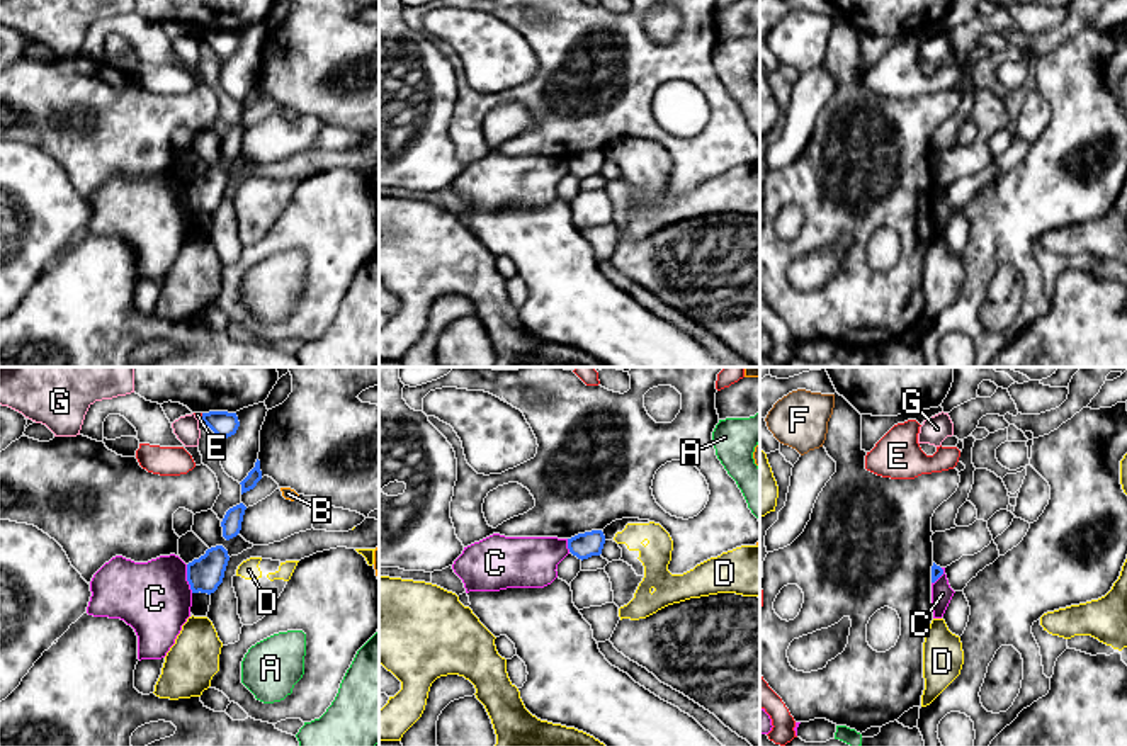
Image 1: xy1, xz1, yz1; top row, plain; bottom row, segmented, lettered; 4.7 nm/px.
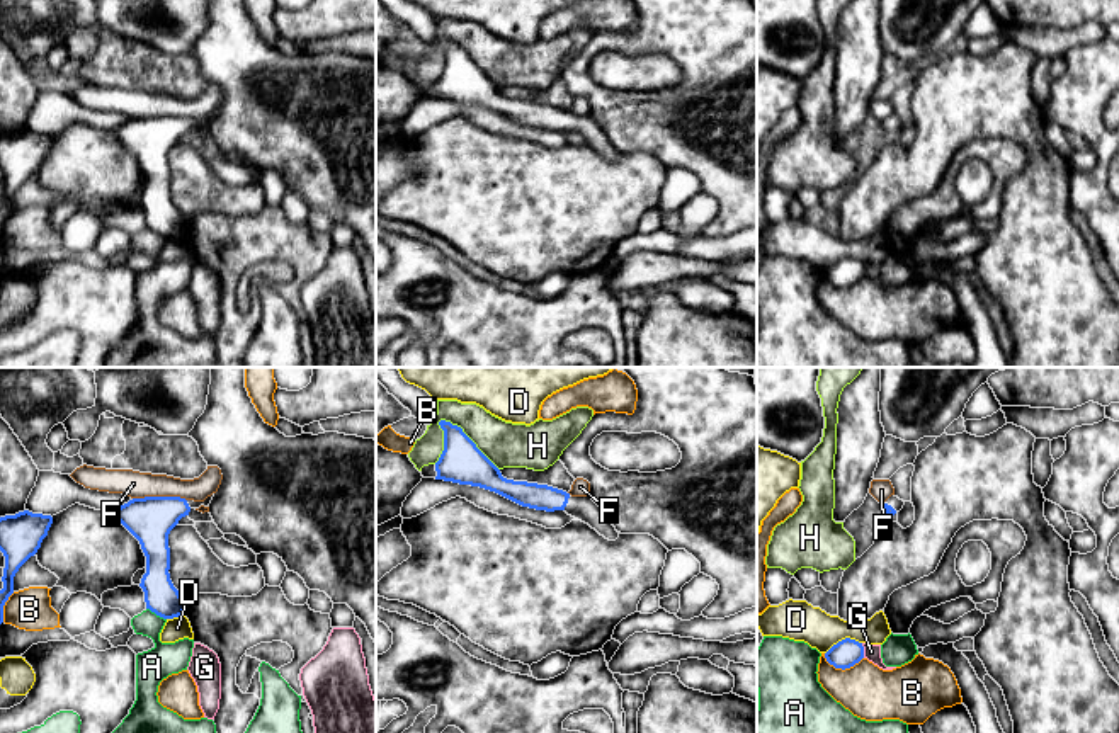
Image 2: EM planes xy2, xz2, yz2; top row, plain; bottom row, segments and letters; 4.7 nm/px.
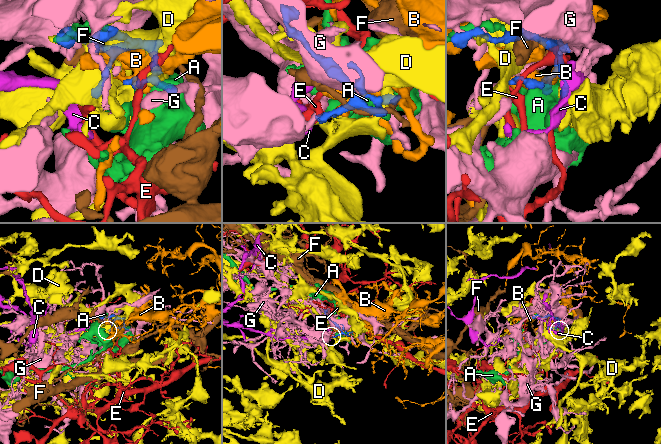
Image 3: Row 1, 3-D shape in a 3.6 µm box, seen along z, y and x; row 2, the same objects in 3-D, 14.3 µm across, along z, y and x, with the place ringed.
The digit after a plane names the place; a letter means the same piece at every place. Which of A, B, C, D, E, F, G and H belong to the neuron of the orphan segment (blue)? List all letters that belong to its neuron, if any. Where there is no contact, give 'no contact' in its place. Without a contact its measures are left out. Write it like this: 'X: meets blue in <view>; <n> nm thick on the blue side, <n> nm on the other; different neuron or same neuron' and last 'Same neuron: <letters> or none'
A: meets blue in xy2; 160 nm thick on the blue side, 160 nm on the other; different neuron
B: meets blue in yz2; 140 nm thick on the blue side, 260 nm on the other; different neuron
C: meets blue in xy1; 170 nm thick on the blue side, 340 nm on the other; different neuron
D: meets blue in yz2; 140 nm thick on the blue side, 190 nm on the other; different neuron
E: meets blue in xy1; 120 nm thick on the blue side, 30 nm on the other; different neuron
F: meets blue in xy2; 220 nm thick on the blue side, 130 nm on the other; different neuron
G: meets blue in yz2; 140 nm thick on the blue side, 80 nm on the other; different neuron
H: meets blue in xz2; 200 nm thick on the blue side, 220 nm on the other; different neuron
Same neuron: none

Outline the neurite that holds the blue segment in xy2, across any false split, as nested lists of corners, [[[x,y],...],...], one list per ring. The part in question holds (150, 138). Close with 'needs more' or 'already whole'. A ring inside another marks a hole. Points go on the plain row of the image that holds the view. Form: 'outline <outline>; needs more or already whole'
outline [[[214,112],[204,121],[180,116],[133,117],[112,129],[114,136],[139,160],[146,175],[146,192],[139,206],[146,228],[163,238],[184,235],[185,223],[170,199],[168,153],[192,128],[209,126]]]; needs more

